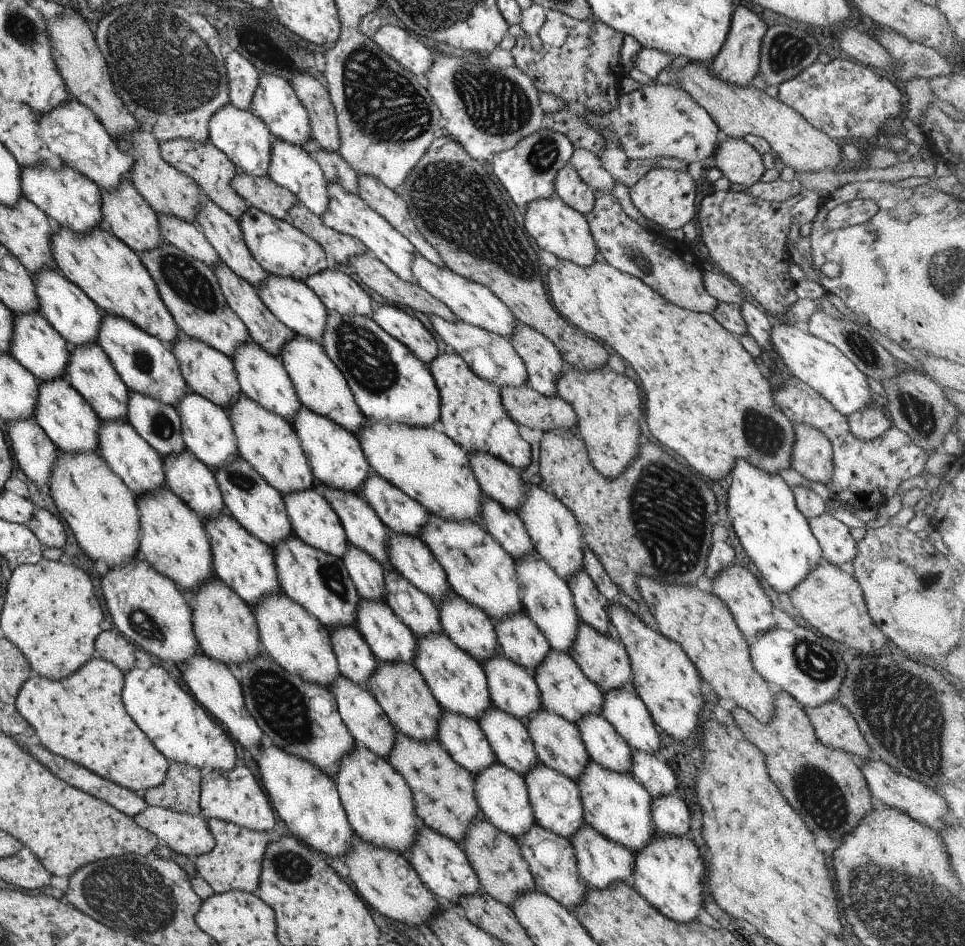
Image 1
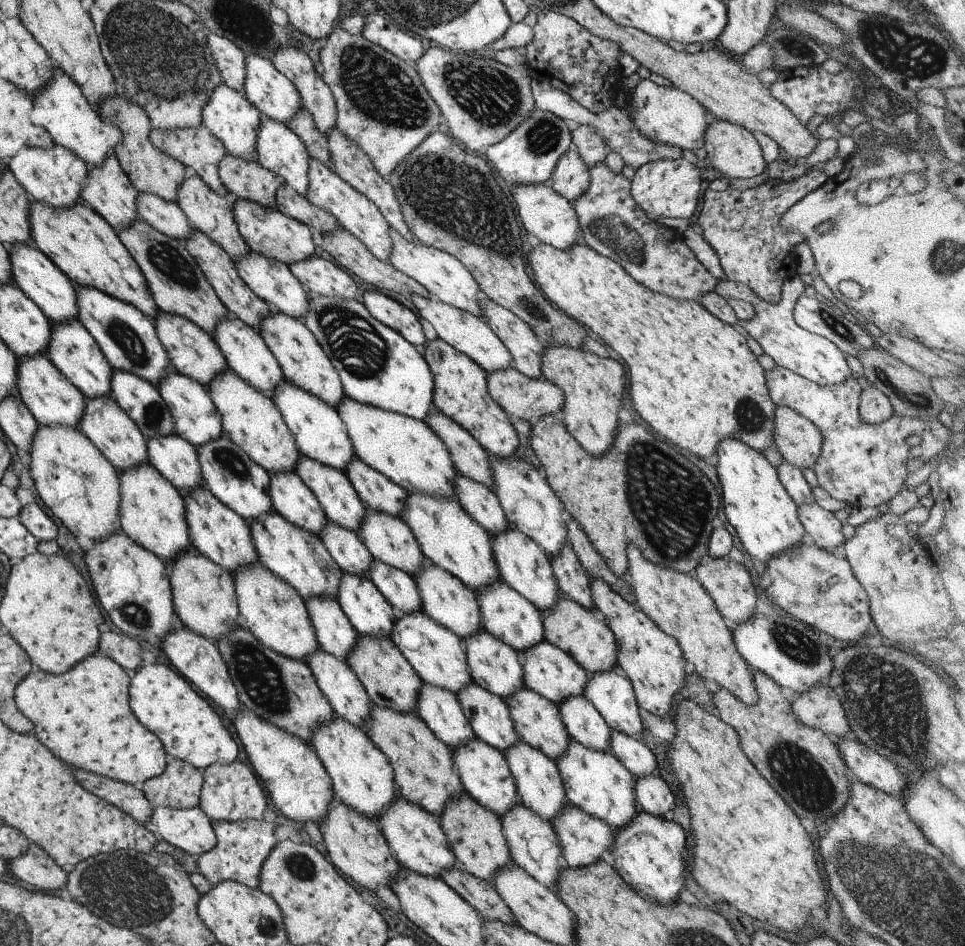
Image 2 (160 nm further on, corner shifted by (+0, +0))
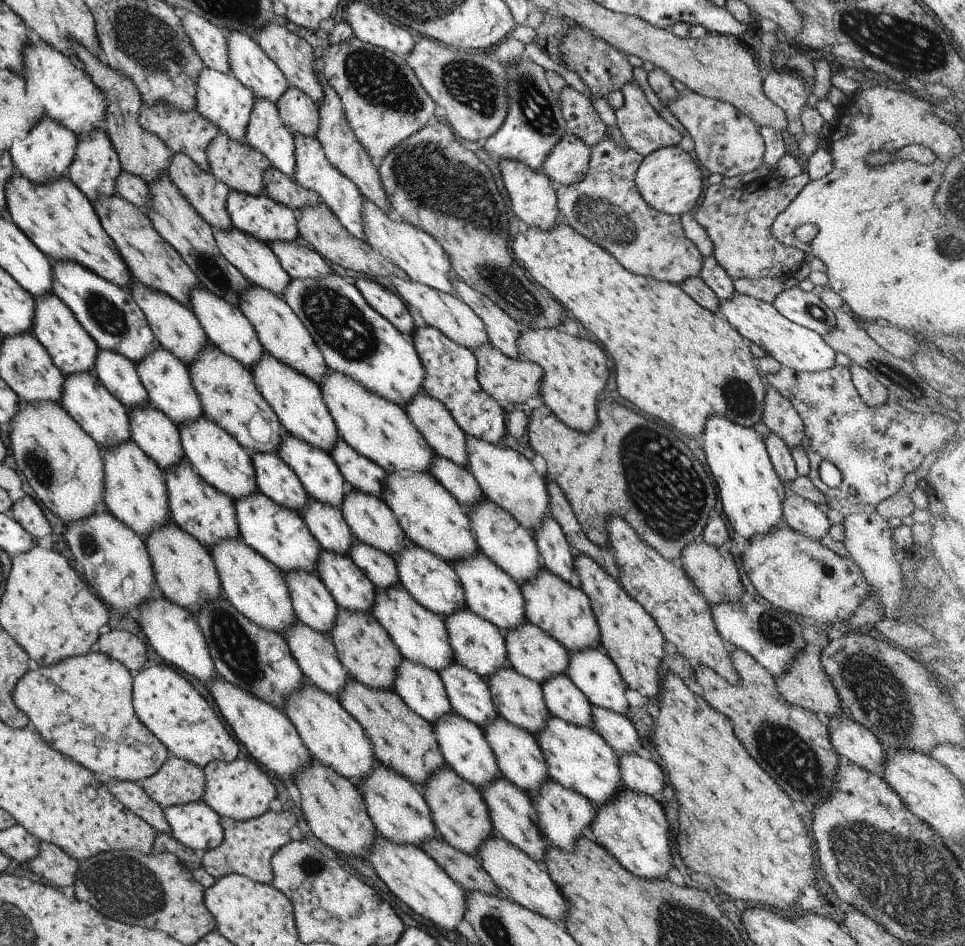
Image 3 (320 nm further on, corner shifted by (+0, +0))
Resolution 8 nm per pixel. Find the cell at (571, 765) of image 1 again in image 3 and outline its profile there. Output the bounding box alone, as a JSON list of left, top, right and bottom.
[484,664,549,736]

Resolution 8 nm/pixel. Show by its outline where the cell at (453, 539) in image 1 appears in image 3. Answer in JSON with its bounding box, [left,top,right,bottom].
[381,473,479,564]

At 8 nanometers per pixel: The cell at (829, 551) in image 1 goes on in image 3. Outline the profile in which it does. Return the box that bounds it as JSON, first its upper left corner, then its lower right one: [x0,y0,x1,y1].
[781,493,829,539]

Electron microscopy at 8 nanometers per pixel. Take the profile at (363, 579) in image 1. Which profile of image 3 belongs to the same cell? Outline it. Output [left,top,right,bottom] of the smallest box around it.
[299,497,353,554]

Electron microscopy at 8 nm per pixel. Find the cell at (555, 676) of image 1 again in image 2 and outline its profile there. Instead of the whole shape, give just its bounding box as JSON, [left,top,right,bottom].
[520,639,588,705]

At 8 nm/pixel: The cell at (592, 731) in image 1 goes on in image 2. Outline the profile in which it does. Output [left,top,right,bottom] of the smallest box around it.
[556,696,609,751]

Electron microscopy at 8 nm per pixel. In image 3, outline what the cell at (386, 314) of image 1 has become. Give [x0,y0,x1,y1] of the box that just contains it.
[353,275,415,336]

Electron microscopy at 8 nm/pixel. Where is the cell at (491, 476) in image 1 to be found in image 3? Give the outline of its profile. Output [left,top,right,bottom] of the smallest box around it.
[402,391,466,466]

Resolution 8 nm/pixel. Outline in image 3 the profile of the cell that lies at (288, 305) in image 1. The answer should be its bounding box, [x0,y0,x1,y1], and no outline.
[212,226,291,296]

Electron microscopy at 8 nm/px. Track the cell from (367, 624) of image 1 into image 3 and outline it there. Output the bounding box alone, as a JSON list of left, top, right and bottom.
[314,549,375,613]

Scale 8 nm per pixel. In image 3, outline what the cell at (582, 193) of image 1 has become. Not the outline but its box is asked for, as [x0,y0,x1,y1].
[540,131,590,186]

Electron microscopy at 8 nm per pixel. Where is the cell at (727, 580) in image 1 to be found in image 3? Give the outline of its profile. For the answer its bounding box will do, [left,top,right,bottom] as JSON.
[678,541,746,605]

